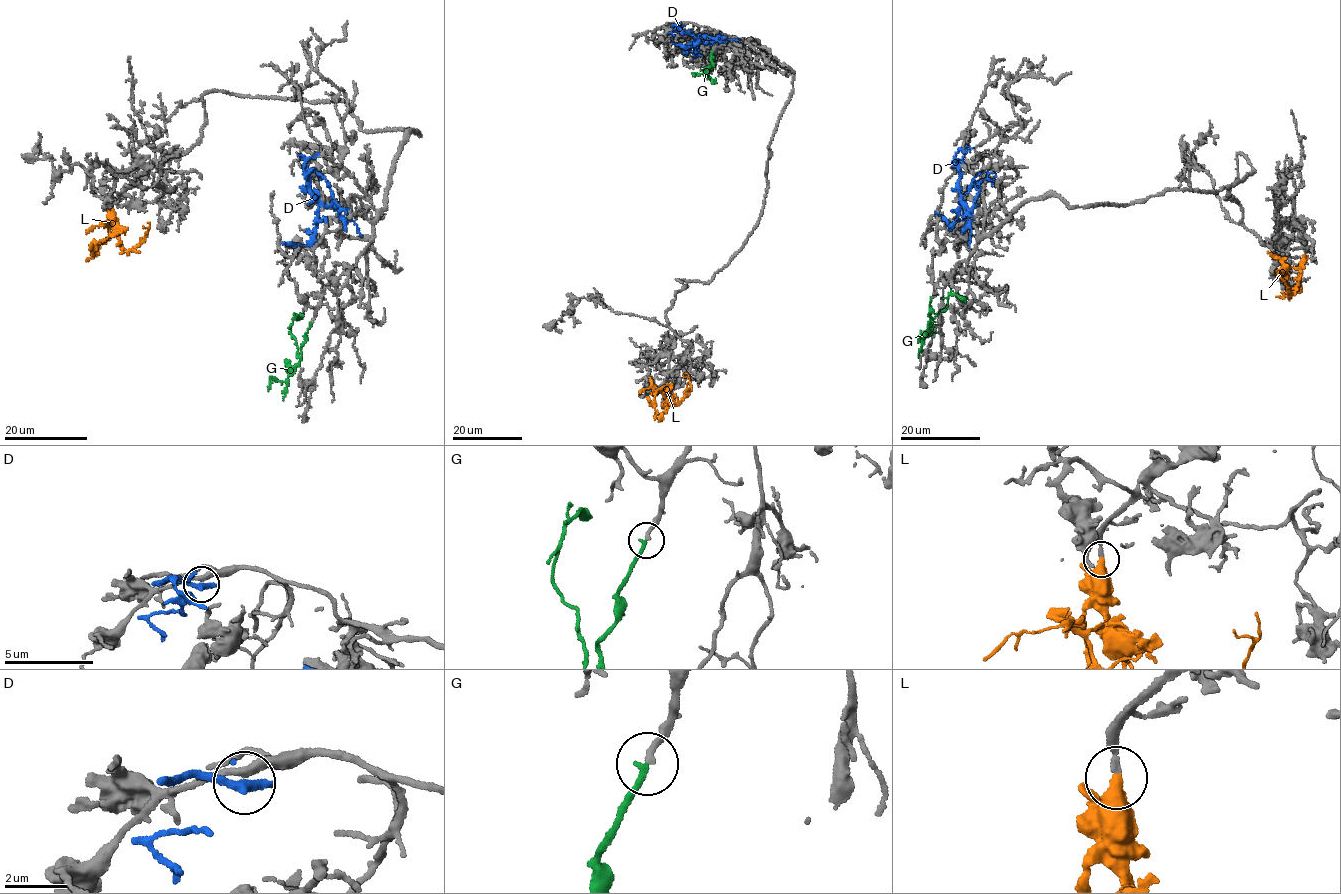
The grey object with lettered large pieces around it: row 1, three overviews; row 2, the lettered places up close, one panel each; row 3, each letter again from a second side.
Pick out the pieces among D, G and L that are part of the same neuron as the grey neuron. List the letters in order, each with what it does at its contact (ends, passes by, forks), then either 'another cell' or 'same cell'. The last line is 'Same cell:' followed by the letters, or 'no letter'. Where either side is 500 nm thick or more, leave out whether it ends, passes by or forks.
D: it ends there; another cell
G: it ends there; same cell
L: it ends there; same cell
Same cell: G, L

